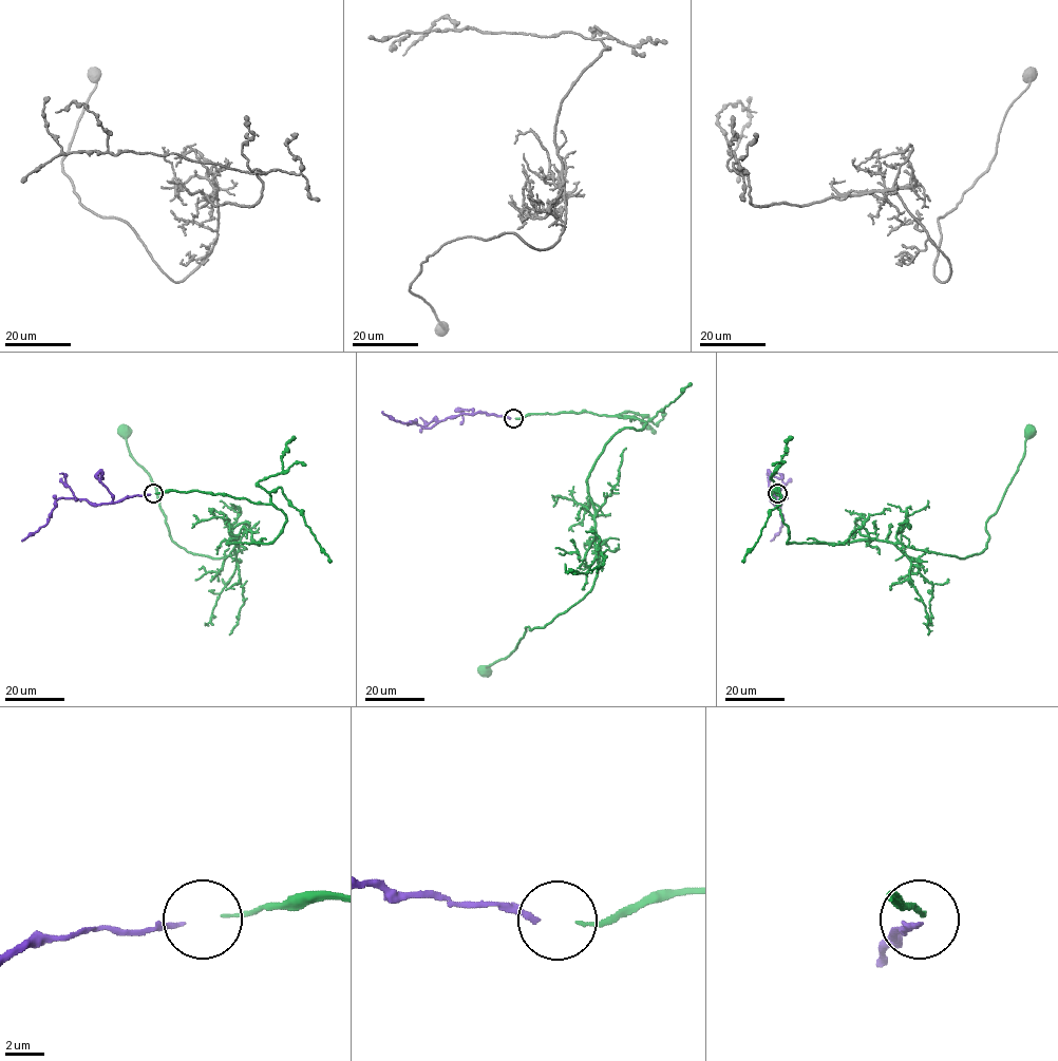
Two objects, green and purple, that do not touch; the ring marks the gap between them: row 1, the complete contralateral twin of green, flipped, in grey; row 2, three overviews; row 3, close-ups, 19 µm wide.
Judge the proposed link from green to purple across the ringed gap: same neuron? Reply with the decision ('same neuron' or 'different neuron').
same neuron

